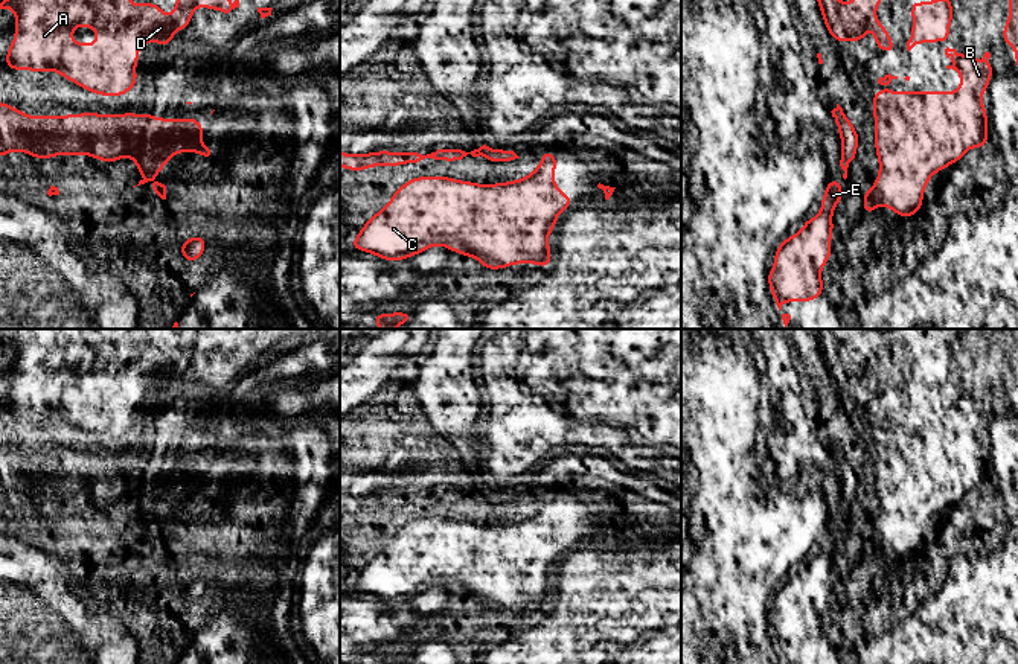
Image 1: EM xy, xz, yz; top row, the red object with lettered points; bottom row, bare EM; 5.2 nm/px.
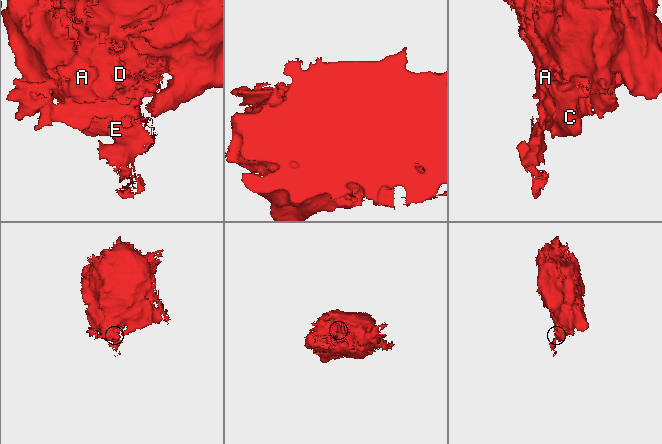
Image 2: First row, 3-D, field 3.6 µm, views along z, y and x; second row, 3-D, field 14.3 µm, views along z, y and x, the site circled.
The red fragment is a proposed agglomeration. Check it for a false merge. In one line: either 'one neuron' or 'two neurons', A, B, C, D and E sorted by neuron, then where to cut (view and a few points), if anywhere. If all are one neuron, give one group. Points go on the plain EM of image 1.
two neurons; A B C D / E; cut in xy along (133, 501), (145, 495), (163, 503)

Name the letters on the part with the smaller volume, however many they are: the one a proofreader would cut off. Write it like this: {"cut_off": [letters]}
{"cut_off": ["E"]}

